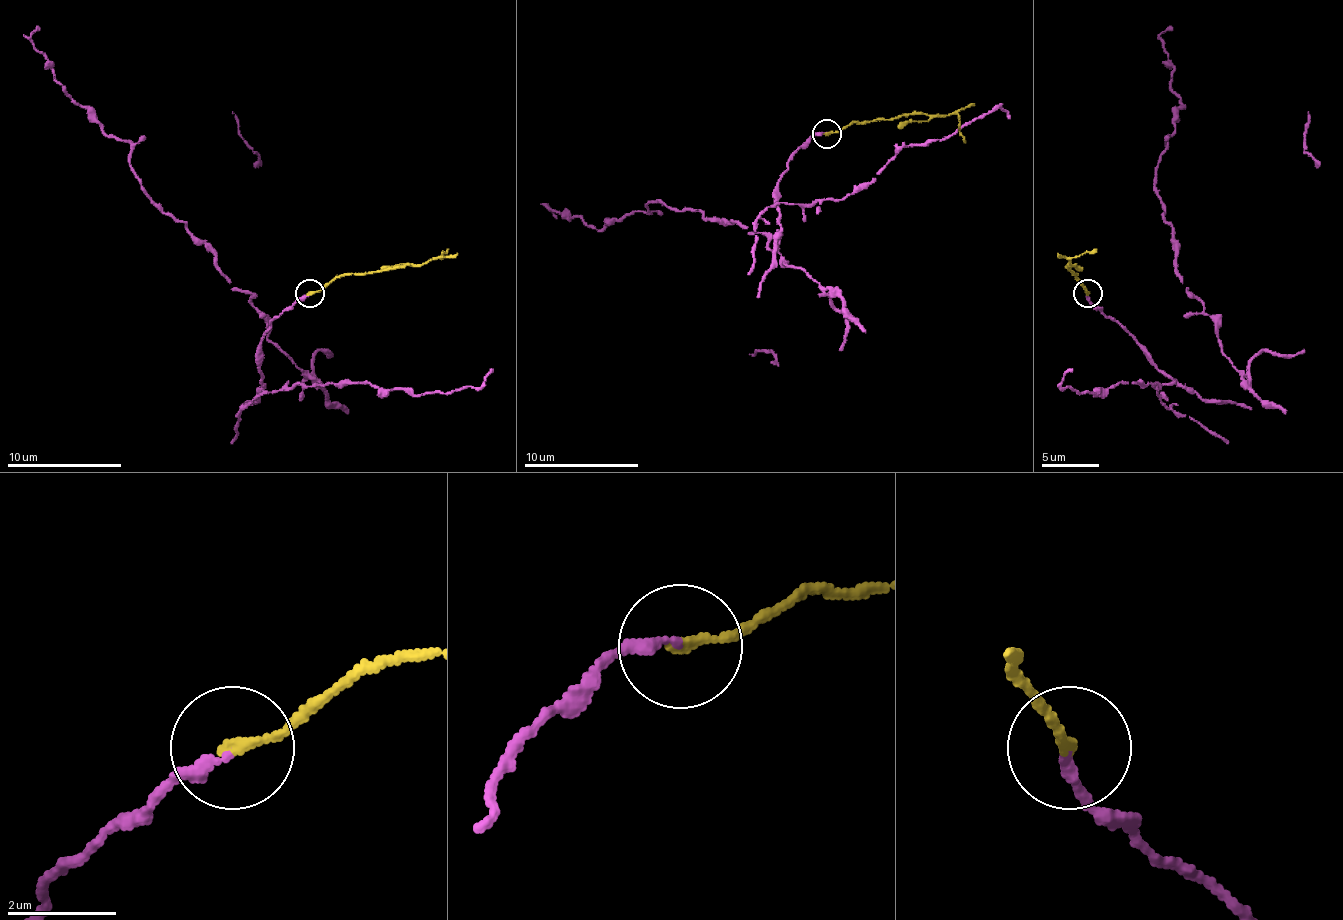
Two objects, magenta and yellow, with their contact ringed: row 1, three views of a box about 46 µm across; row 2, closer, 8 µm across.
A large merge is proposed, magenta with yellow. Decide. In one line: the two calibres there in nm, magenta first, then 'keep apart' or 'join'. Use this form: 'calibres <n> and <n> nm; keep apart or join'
calibres 200 and 180 nm; join

